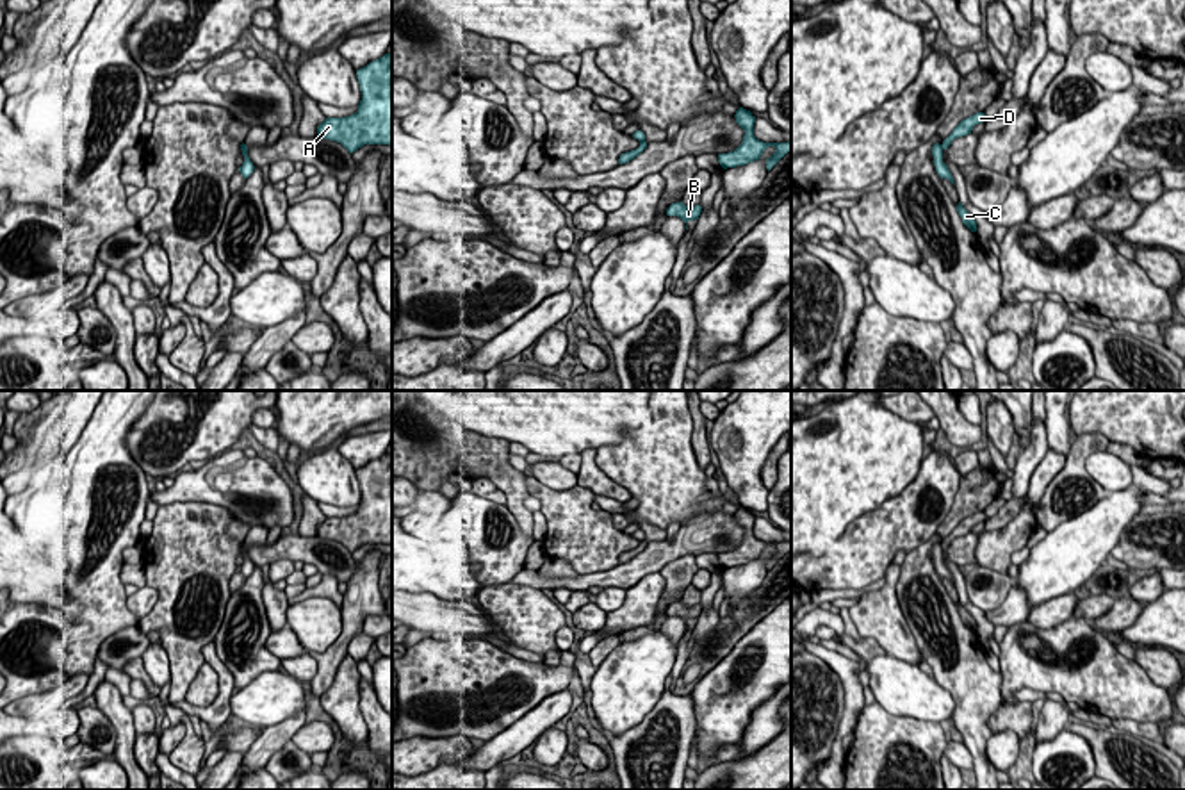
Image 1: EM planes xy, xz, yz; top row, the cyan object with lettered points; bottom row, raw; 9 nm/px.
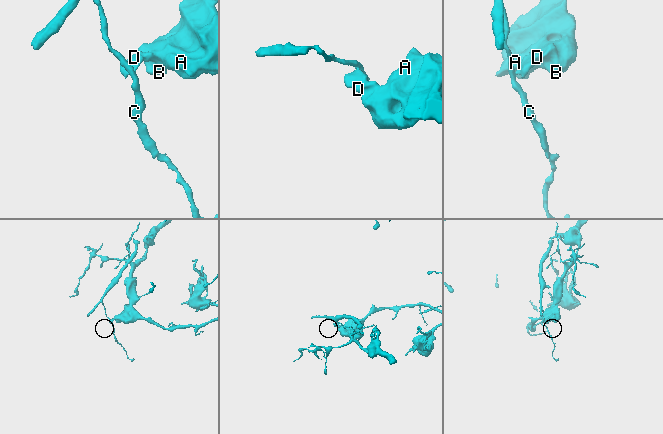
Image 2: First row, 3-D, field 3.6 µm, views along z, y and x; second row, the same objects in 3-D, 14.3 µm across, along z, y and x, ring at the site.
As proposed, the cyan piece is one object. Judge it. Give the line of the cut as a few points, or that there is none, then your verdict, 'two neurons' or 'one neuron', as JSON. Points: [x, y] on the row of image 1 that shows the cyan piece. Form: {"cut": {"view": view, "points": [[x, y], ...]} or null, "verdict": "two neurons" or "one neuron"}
{"cut": {"view": "xz", "points": [[644, 139], [640, 143]]}, "verdict": "two neurons"}

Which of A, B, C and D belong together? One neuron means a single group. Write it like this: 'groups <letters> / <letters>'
groups A B D / C

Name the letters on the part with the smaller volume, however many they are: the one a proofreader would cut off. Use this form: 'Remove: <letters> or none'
Remove: C

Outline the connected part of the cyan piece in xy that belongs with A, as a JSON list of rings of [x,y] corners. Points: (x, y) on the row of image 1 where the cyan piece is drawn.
[[[392,55],[356,70],[362,91],[358,111],[346,118],[326,118],[317,137],[340,143],[349,153],[364,144],[392,146]]]

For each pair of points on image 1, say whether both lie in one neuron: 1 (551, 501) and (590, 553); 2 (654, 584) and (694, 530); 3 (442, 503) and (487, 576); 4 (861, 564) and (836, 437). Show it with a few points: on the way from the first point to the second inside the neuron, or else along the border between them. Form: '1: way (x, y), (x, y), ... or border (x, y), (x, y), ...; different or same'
1: way (563, 514), (587, 541); same
2: border (658, 571), (647, 573), (626, 591); different
3: border (453, 500), (442, 512); different
4: border (890, 500), (856, 518), (841, 534); different

